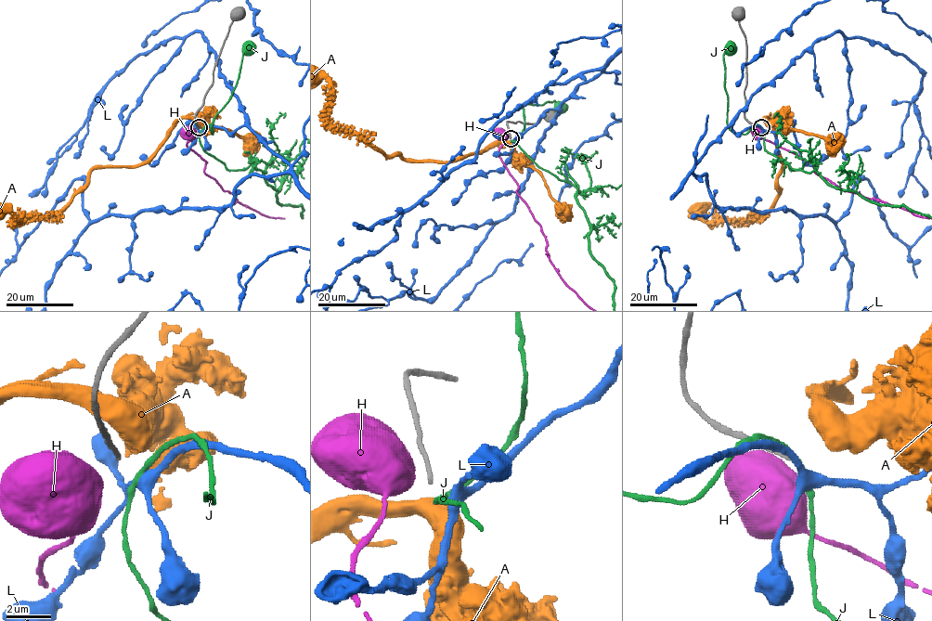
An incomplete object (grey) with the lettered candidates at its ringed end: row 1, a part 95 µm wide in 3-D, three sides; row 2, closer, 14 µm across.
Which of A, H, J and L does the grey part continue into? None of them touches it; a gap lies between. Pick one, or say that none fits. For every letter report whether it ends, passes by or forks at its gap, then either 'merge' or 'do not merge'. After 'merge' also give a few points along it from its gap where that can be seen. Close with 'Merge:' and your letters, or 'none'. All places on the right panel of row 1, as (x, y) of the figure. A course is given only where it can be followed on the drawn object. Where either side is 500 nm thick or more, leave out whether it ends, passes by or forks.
A: do not merge
H: do not merge
J: it passes by; do not merge
L: it forks there; do not merge
Merge: none

